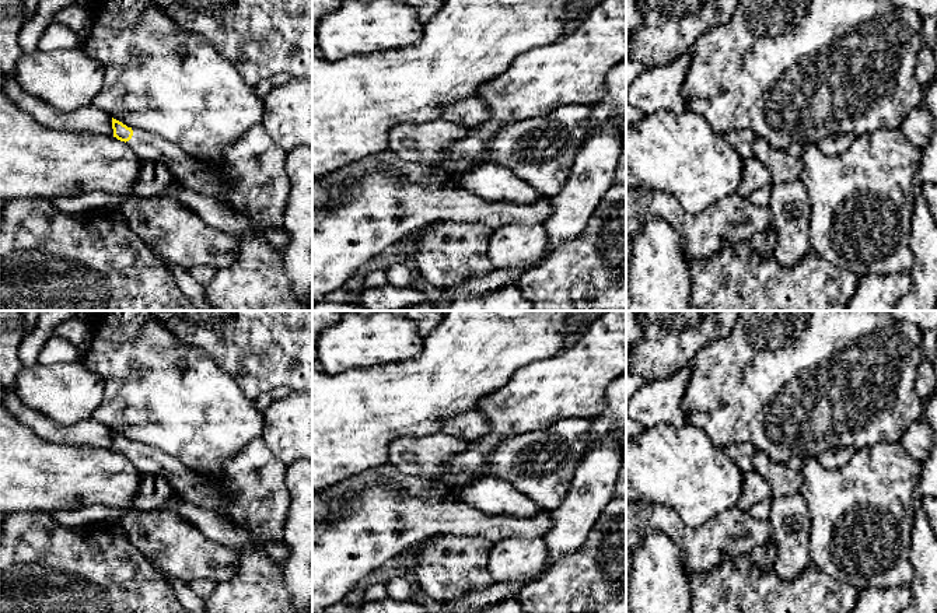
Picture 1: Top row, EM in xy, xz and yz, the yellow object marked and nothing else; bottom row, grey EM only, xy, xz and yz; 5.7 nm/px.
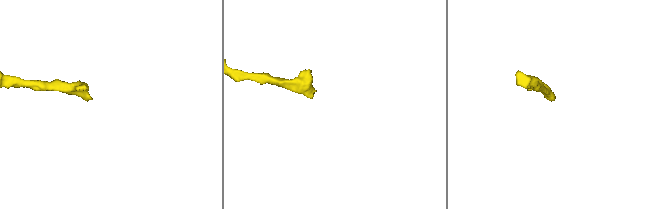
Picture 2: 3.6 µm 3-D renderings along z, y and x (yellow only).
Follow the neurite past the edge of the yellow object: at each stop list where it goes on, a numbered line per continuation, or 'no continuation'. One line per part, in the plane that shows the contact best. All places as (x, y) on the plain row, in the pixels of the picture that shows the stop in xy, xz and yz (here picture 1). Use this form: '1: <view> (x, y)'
1: xy (189, 484)

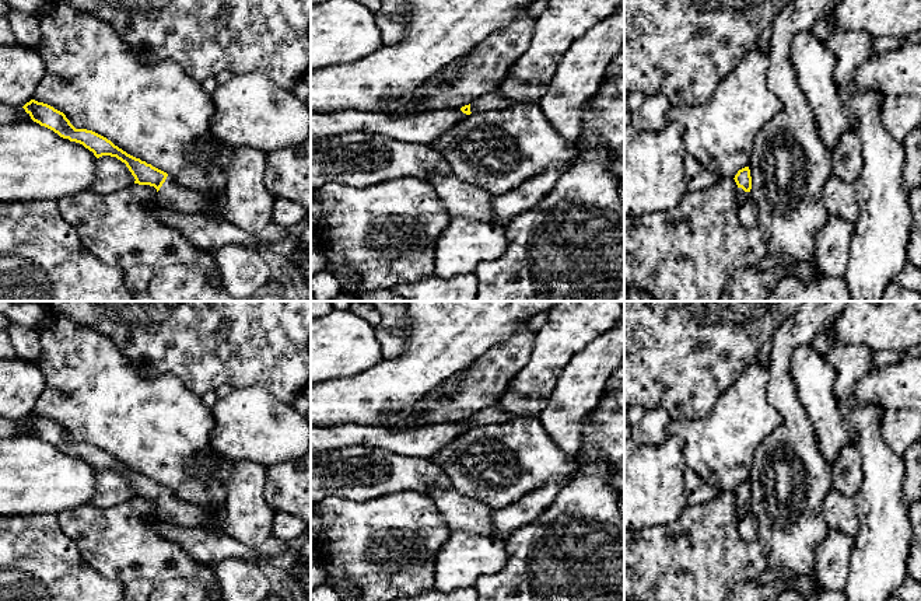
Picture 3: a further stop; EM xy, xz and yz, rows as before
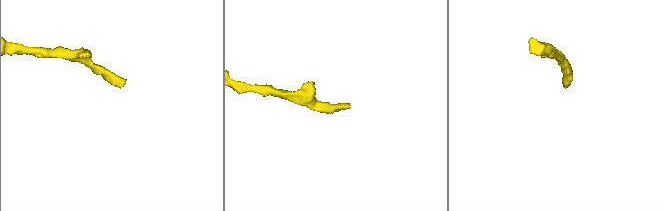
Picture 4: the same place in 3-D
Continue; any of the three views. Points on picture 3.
1: xy (174, 510)

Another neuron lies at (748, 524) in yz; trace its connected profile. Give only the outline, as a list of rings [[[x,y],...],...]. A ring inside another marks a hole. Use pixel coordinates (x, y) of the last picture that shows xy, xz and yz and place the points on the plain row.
[[[750,511],[740,516],[738,531],[740,538],[746,542],[757,539],[757,520]]]

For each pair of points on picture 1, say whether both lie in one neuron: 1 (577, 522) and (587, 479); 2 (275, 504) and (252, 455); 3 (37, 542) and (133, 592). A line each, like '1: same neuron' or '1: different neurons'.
1: same neuron
2: same neuron
3: same neuron

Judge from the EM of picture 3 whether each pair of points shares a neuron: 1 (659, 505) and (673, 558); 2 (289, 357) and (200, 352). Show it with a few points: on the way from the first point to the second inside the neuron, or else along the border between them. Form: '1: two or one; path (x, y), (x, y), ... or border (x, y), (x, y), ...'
1: two; border (689, 505), (675, 520), (645, 526), (638, 530)
2: one; path (266, 352), (223, 352)

